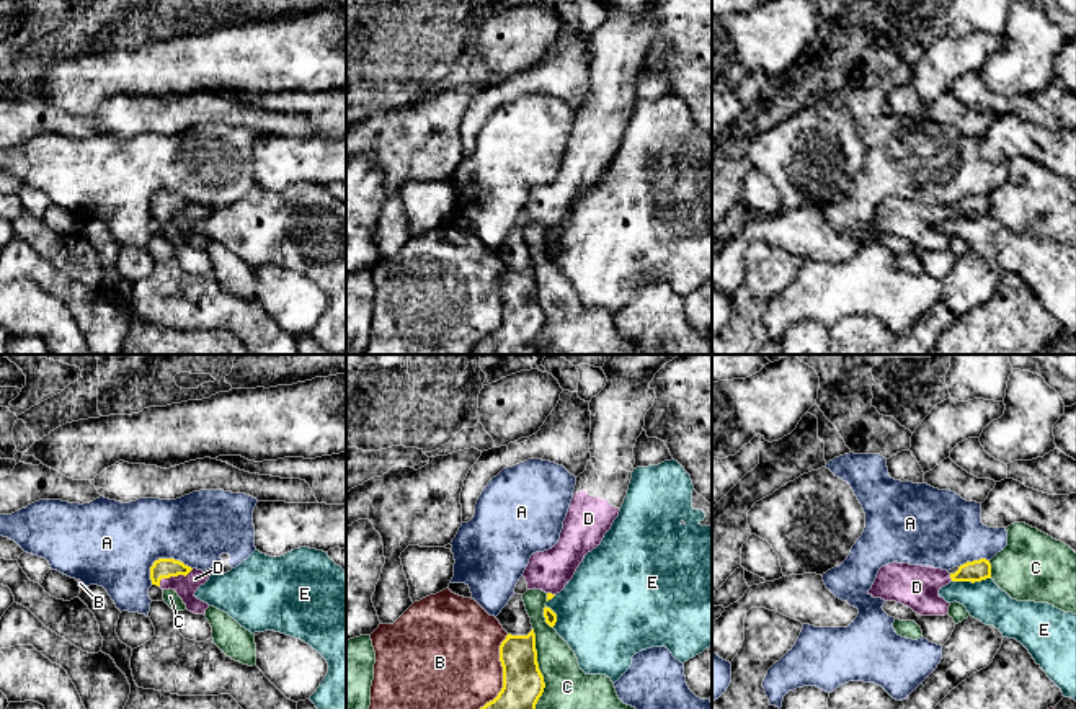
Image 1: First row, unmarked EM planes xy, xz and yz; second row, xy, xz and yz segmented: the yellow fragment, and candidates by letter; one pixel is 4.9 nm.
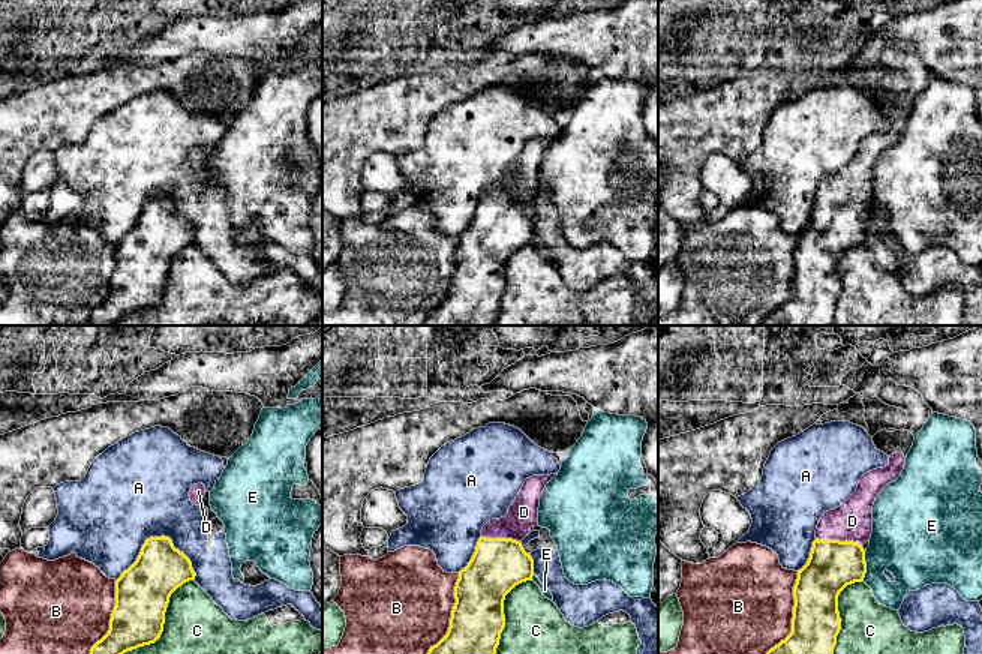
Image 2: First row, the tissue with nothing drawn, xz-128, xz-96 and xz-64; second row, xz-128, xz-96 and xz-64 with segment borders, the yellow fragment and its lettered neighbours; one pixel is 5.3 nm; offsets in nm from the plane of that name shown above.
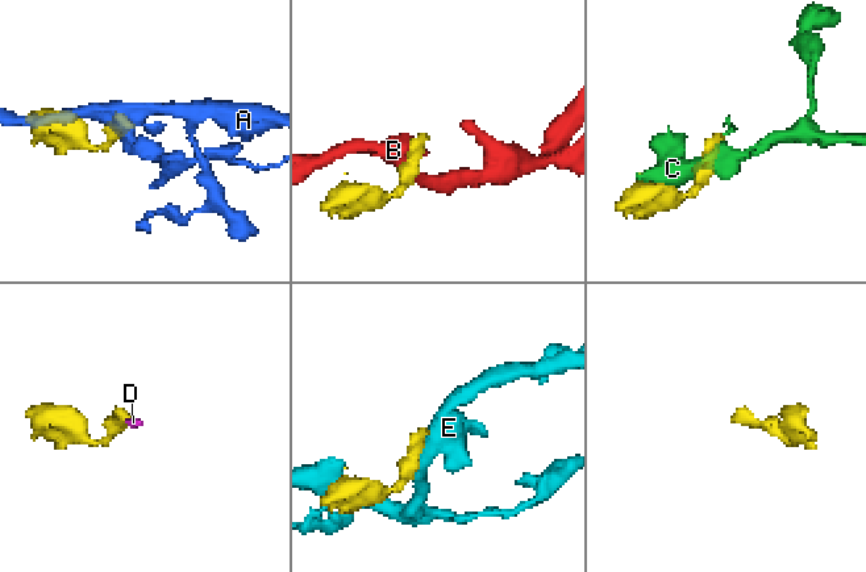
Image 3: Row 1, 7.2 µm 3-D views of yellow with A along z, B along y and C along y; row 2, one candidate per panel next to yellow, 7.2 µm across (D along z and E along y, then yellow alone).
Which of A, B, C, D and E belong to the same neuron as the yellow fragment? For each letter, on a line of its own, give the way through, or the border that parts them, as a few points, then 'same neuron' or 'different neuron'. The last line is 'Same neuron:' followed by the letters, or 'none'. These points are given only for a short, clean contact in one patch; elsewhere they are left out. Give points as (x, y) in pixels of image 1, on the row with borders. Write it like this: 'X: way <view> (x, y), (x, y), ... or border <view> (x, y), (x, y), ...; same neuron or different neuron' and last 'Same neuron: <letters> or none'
A: different neuron
B: different neuron
C: different neuron
D: way xy (164, 567), (173, 575), (185, 587); same neuron
E: different neuron
Same neuron: D

